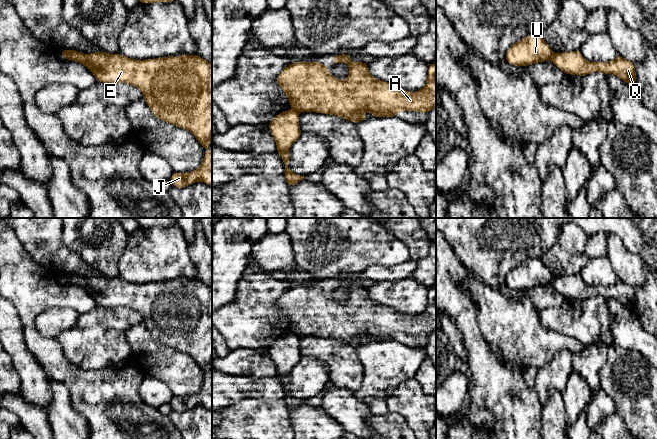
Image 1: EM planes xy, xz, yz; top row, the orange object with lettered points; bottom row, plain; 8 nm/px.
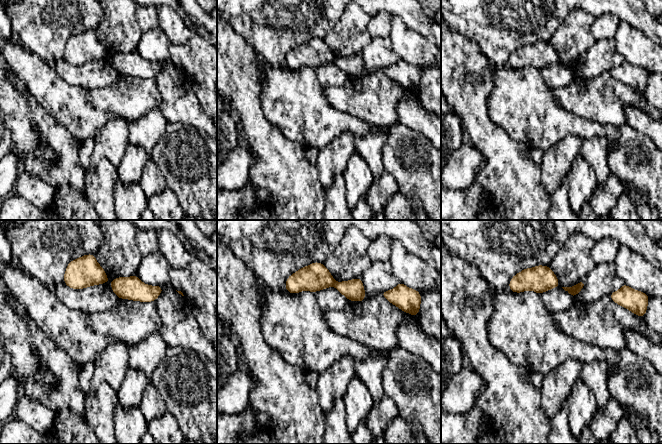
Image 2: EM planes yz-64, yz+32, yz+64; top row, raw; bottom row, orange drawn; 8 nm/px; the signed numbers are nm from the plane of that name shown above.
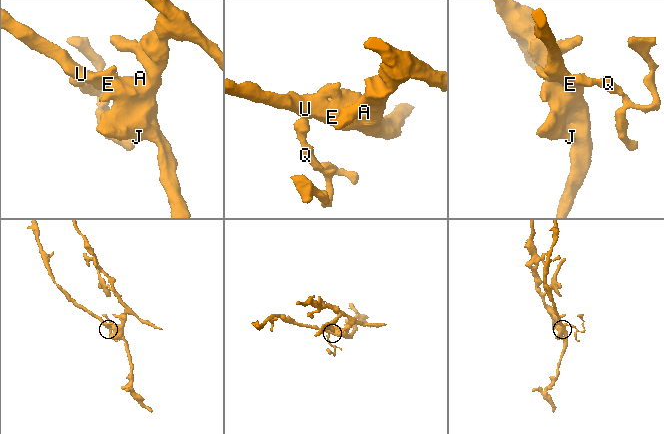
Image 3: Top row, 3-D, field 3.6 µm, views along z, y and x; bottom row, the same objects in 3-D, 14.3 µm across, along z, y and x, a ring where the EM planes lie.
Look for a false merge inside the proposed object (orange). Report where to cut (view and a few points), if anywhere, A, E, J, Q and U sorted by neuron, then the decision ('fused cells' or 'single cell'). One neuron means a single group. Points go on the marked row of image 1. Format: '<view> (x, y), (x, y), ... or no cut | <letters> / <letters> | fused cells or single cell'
yz (554, 55), (551, 59) | A E J U / Q | fused cells

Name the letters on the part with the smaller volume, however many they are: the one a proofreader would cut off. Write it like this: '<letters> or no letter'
Q

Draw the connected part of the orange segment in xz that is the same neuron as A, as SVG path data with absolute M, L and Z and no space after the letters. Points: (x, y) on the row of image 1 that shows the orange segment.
M333 55L334 65L345 62L350 68L350 74L344 81L328 74L330 67L322 65L318 60L308 62L292 62L277 76L277 84L288 97L290 105L301 112L312 111L339 116L357 124L367 120L362 114L369 111L376 117L395 117L400 110L415 111L428 114L428 111L436 107L436 64L430 63L428 79L425 86L415 92L408 92L390 83L375 79L369 74L368 65L364 62L350 60L350 55Z

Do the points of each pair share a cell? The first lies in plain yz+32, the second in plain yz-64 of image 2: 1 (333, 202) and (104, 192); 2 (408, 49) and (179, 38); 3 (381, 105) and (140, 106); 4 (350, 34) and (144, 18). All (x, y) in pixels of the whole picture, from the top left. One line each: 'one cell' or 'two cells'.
1: one cell
2: one cell
3: one cell
4: two cells

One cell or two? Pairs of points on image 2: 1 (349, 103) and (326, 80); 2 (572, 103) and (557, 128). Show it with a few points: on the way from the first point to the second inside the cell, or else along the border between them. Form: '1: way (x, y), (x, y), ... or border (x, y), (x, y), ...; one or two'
1: border (348, 76), (342, 84), (324, 88); two
2: border (552, 93), (554, 98), (565, 109), (589, 120); two

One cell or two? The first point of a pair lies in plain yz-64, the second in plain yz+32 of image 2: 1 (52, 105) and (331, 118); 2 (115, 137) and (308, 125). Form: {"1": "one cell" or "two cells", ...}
{"1": "one cell", "2": "two cells"}

